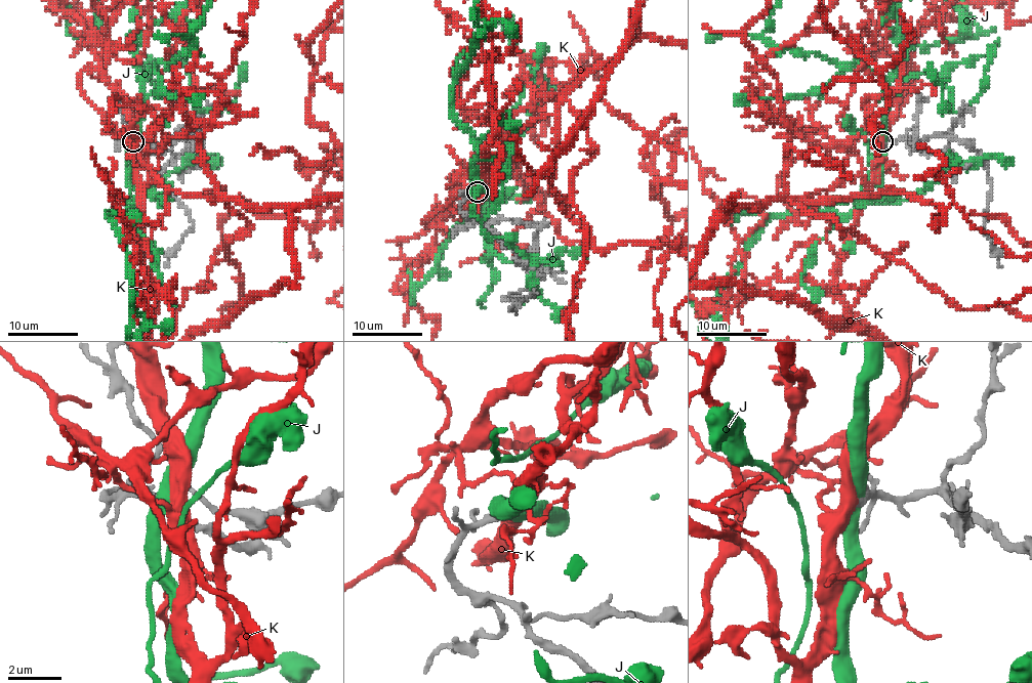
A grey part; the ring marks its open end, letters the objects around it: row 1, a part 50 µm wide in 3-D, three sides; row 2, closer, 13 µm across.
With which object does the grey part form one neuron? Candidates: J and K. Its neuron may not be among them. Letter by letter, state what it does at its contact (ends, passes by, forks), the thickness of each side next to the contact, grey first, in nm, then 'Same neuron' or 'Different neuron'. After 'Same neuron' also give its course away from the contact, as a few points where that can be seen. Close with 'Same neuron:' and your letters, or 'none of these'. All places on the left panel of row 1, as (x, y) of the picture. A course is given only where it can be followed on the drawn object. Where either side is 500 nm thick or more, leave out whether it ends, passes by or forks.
J: It passes by. Thickness 320 nm (grey) against 480 nm. Different neuron
K: It passes by. Thickness 240 nm (grey) against 480 nm. Same neuron
Same neuron: K

